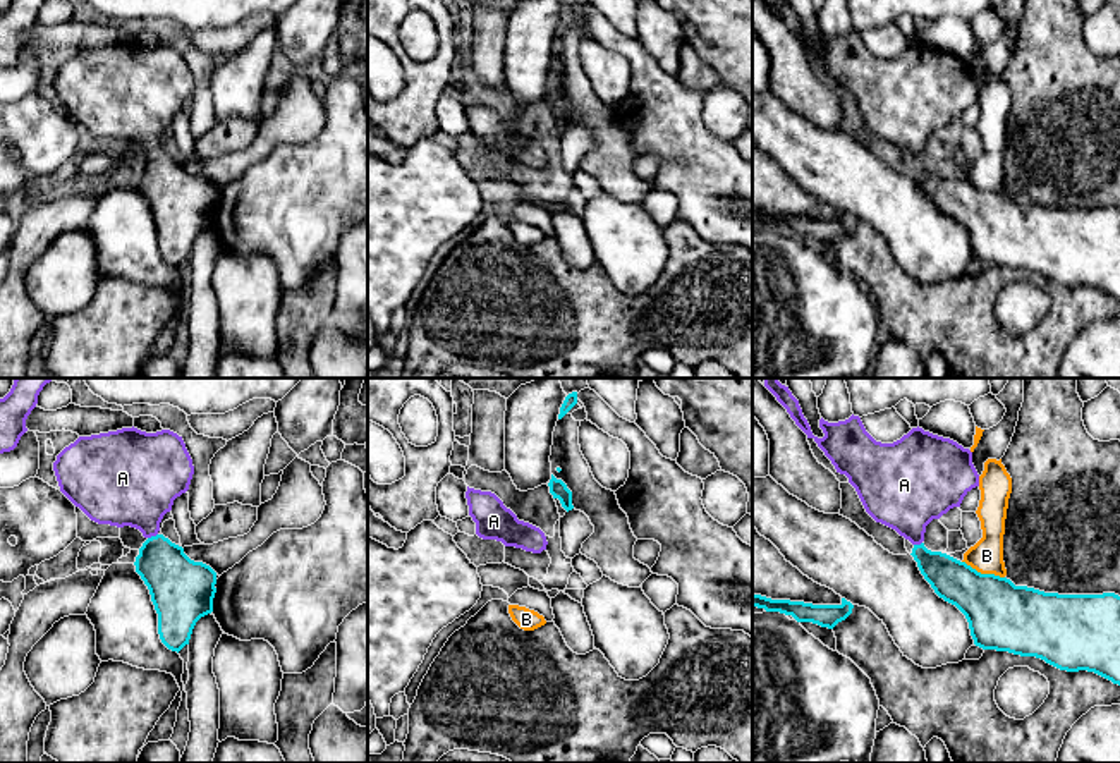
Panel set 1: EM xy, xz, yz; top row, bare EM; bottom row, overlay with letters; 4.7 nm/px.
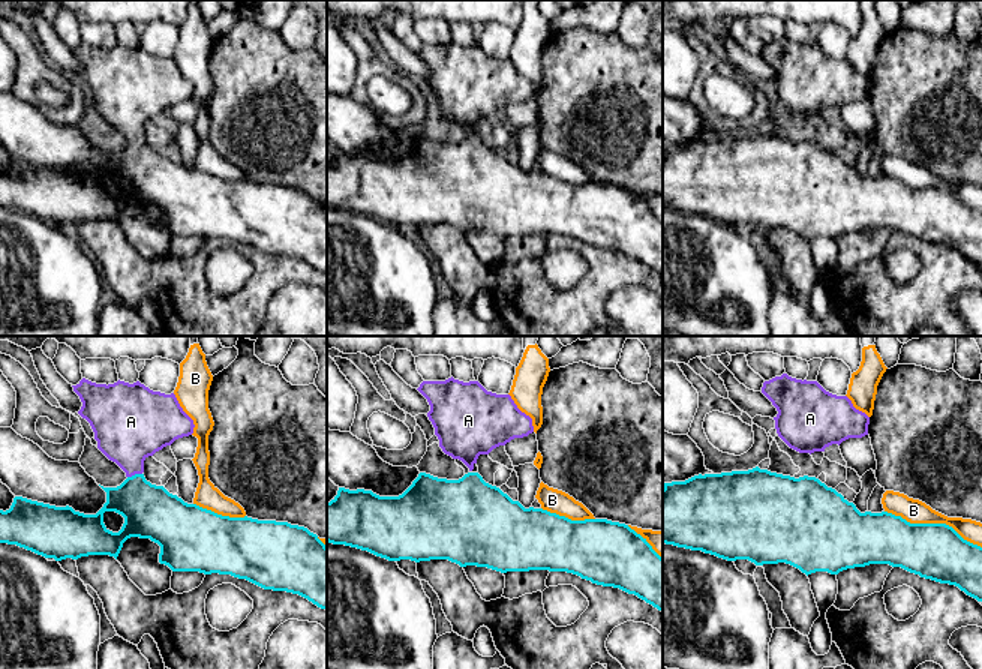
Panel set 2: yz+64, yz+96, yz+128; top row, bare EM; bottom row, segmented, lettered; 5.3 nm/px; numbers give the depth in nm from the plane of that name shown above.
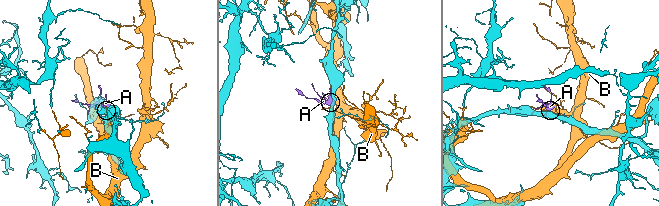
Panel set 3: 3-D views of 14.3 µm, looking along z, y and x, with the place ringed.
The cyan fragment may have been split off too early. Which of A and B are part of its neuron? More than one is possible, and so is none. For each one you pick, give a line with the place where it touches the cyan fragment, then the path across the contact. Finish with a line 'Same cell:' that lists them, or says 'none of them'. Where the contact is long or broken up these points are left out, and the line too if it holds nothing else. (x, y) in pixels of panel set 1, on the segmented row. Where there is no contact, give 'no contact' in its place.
A: xy (152, 537) | across xy (176, 583), (160, 562), (152, 537), (136, 487)
Same cell: A

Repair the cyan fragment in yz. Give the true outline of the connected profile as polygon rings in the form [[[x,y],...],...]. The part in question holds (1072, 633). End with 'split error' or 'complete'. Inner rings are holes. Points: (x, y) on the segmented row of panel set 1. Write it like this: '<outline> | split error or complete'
[[[764,378],[764,387],[787,409],[807,438],[818,443],[837,473],[849,478],[866,512],[914,545],[910,555],[921,574],[940,598],[955,605],[965,615],[976,646],[1036,656],[1067,672],[1094,672],[1120,686],[1118,595],[1058,595],[1015,586],[1007,577],[981,574],[965,562],[924,546],[926,526],[950,509],[960,507],[964,497],[979,486],[979,474],[969,449],[919,426],[893,443],[881,443],[866,431],[861,418],[854,414],[838,423],[828,423],[821,418],[819,428],[825,436],[818,438],[788,387],[782,385],[778,378]]] | split error

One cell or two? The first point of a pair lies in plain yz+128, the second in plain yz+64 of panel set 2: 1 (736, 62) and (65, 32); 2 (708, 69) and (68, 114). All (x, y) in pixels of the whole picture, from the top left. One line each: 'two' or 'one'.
1: two
2: one

